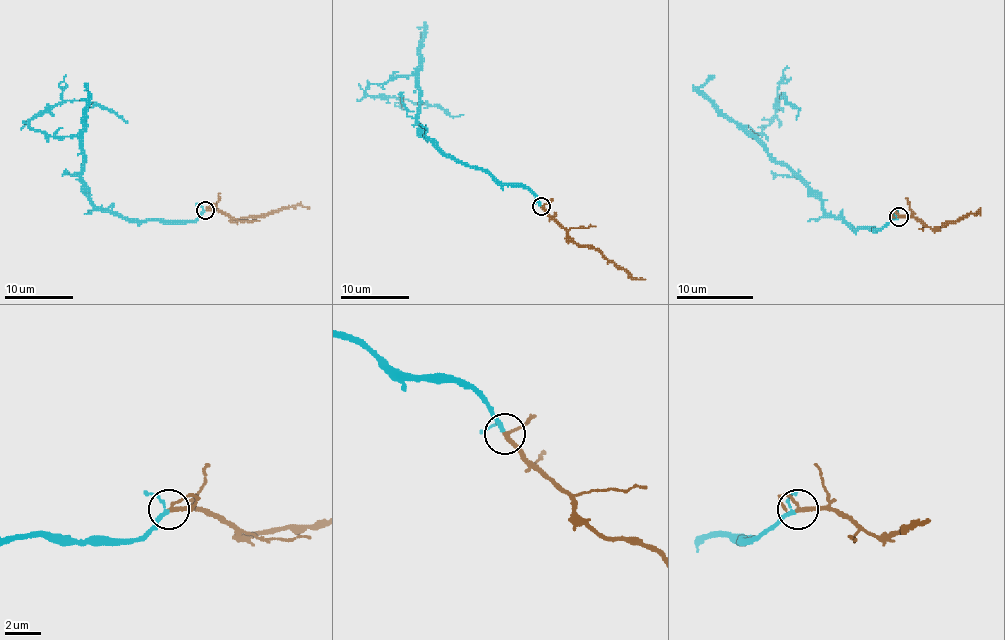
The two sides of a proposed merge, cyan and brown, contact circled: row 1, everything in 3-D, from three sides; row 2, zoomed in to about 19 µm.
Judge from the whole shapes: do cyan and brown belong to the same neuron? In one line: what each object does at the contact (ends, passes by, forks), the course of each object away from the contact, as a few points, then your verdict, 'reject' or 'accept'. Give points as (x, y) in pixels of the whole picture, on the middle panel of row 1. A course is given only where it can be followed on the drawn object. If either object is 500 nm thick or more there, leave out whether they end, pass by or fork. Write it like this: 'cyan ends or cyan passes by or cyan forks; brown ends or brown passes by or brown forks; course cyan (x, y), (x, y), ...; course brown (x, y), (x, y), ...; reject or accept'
cyan passes by; brown passes by; course cyan (540, 205), (527, 187), (499, 185), (448, 157), (422, 133), (414, 75), (366, 91), (463, 115); course brown (540, 205), (570, 238), (580, 245), (597, 248), (633, 277), (645, 279); accept

